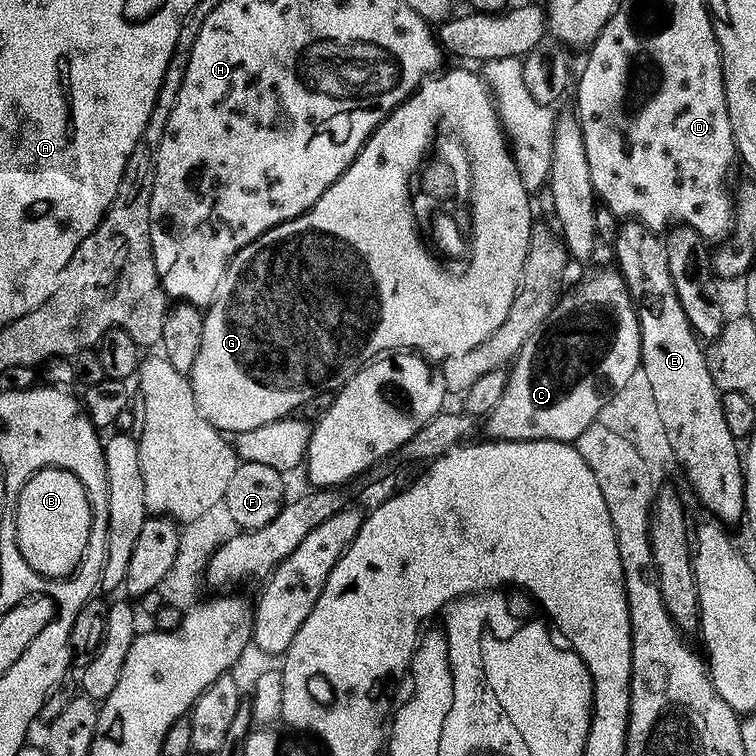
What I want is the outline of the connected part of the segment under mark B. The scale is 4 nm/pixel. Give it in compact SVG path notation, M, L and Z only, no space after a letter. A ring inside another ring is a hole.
M72 468L52 470L52 474L42 472L34 482L30 482L28 490L22 498L20 508L20 542L24 550L24 558L30 560L30 564L50 574L54 587L59 587L67 580L73 579L76 573L82 573L84 564L87 563L88 551L94 547L93 533L96 530L96 521L99 519L98 504L91 493L86 491L87 484L79 472L73 472Z

